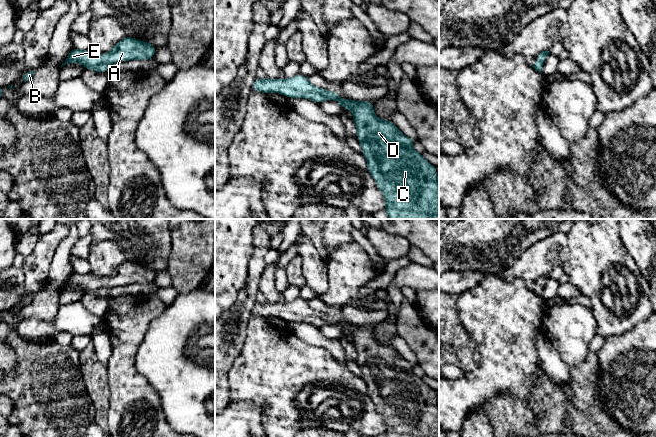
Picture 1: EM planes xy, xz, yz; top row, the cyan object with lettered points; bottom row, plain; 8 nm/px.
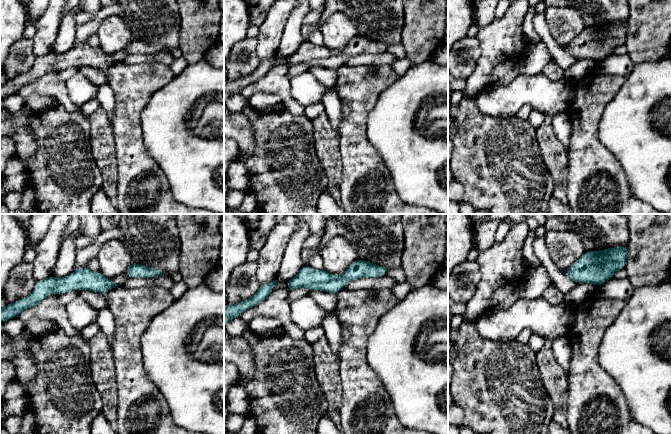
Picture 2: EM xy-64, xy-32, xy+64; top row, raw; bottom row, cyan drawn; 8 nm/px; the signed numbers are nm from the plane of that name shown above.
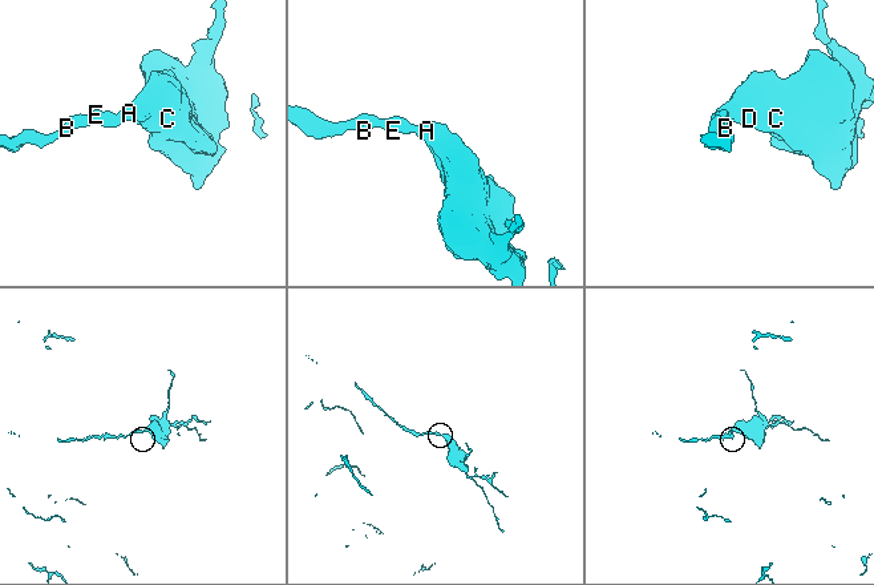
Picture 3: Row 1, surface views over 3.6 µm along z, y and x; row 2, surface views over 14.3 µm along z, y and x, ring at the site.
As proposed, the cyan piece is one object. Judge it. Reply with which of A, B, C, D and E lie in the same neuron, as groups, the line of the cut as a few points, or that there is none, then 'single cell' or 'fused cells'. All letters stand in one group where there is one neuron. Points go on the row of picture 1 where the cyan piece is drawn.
A B C D E | no cut | single cell

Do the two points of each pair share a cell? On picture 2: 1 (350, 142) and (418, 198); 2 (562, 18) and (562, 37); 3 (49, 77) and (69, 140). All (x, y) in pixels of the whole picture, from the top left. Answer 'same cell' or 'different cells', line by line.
1: different cells
2: same cell
3: different cells

